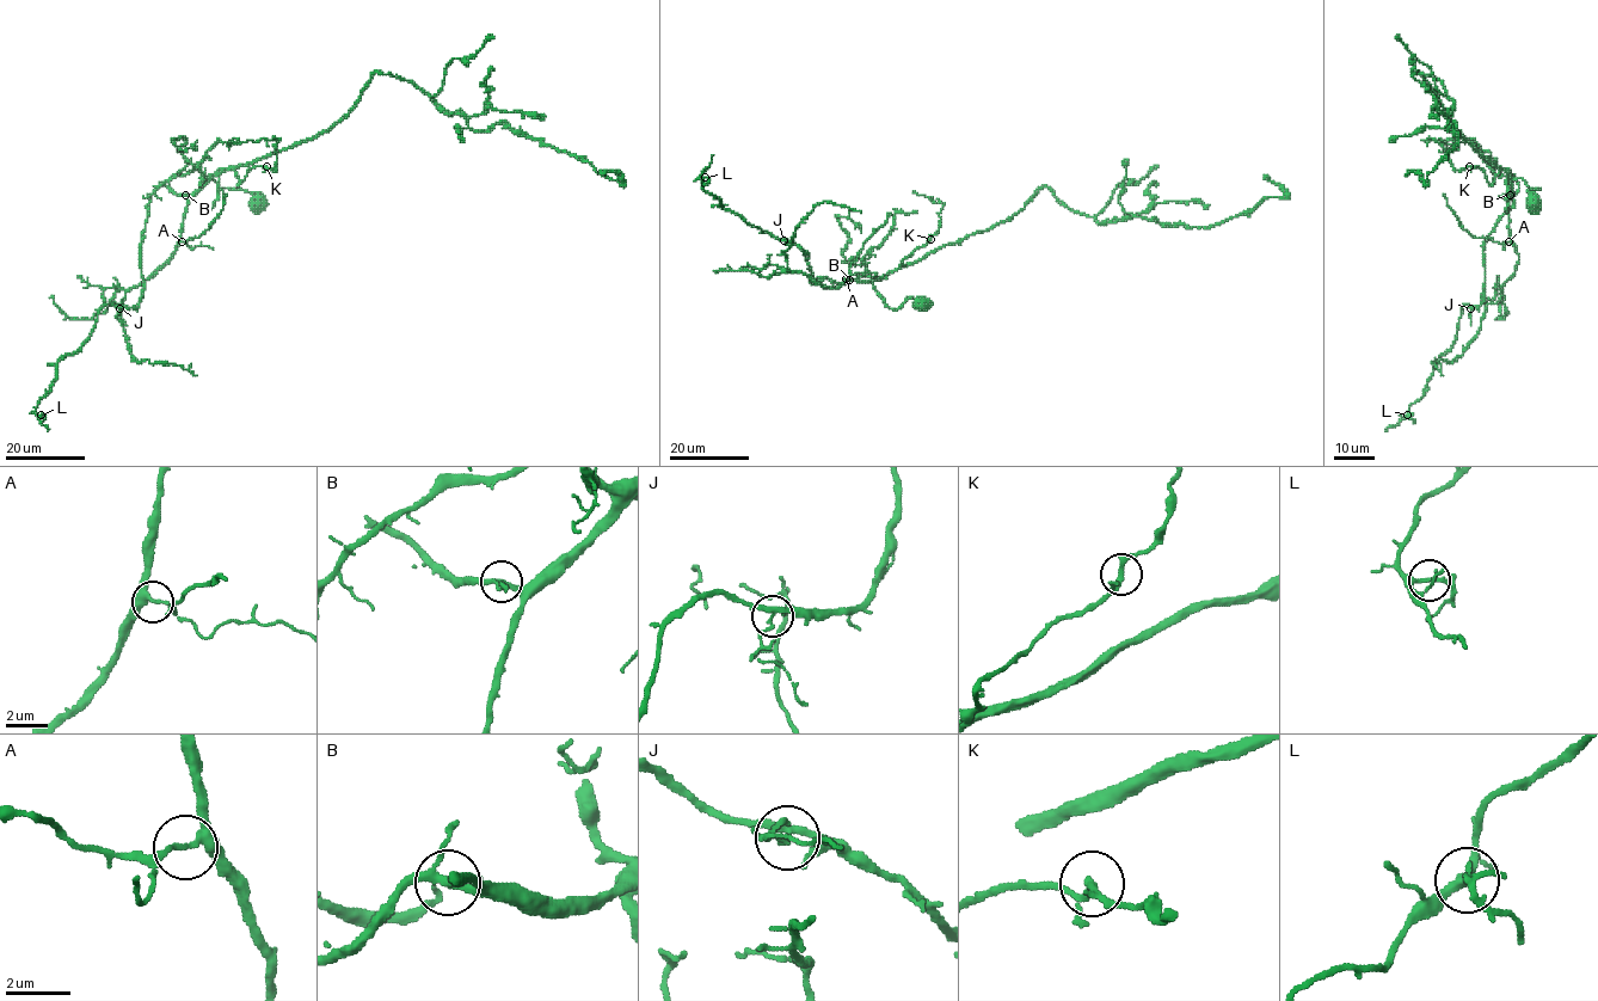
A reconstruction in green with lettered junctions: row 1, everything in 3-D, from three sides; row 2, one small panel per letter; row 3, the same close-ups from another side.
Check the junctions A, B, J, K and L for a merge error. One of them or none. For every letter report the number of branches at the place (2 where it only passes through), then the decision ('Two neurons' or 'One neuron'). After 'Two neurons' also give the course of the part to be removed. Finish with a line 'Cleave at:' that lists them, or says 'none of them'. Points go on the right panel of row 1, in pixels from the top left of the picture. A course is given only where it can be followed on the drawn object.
A: Branches: 3. One neuron
B: Branches: 3. One neuron
J: Branches: 3. One neuron
K: Branches: 3. One neuron
L: Branches: 3. One neuron
Cleave at: none of them

